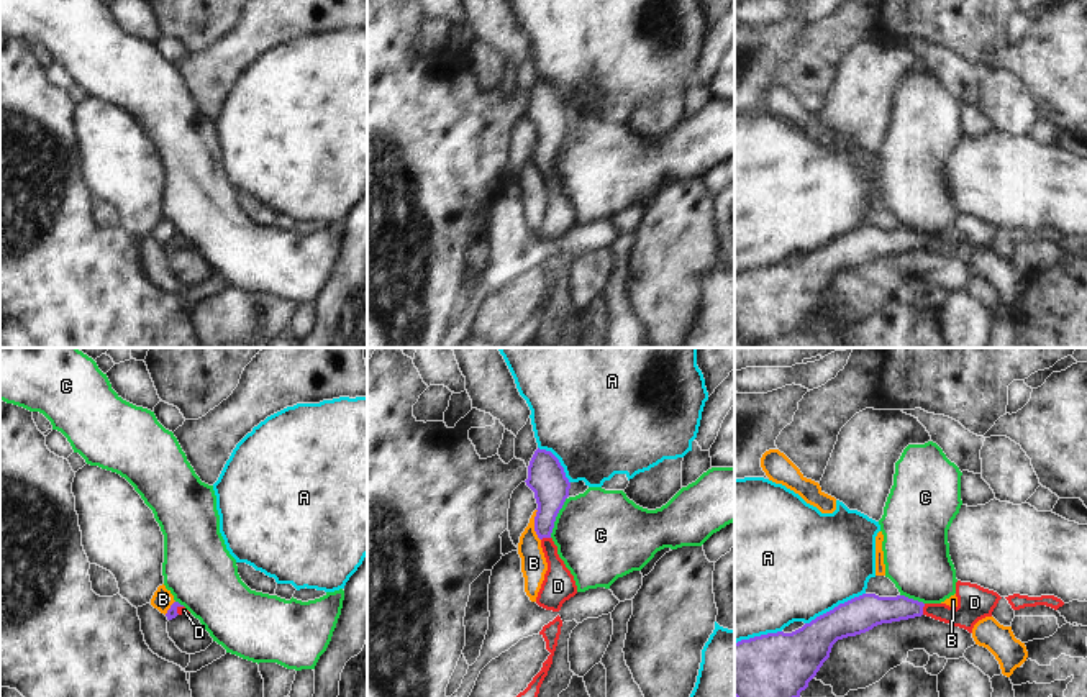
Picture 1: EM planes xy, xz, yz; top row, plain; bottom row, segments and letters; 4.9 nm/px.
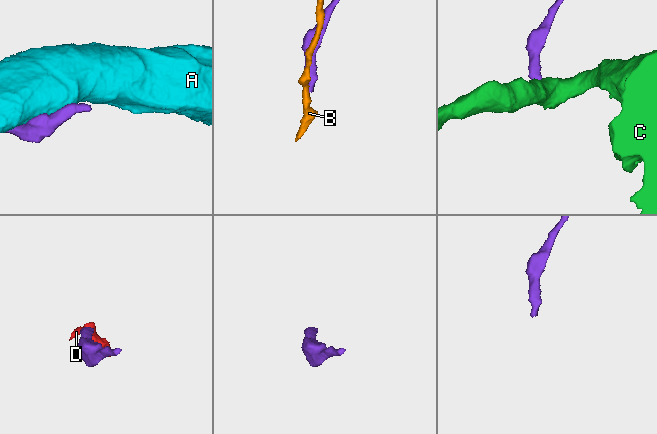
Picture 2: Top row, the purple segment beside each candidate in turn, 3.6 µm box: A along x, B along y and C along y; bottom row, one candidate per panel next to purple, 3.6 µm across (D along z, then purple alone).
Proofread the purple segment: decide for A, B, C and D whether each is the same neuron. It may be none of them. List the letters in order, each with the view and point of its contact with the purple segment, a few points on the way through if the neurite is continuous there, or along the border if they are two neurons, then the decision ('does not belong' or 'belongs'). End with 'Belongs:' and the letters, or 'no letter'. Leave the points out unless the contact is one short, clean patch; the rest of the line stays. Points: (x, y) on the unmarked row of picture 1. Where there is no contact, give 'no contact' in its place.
A: meets purple in yz at (835, 240); does not belong
B: meets purple in xz at (535, 158); border along xz (536, 141), (535, 166), (540, 173); does not belong
C: meets purple in xz at (556, 148); border along xz (566, 130), (550, 169); does not belong
D: meets purple in yz at (922, 241); runs through yz (871, 243), (922, 241), (964, 245), (973, 236); belongs
Belongs: D

